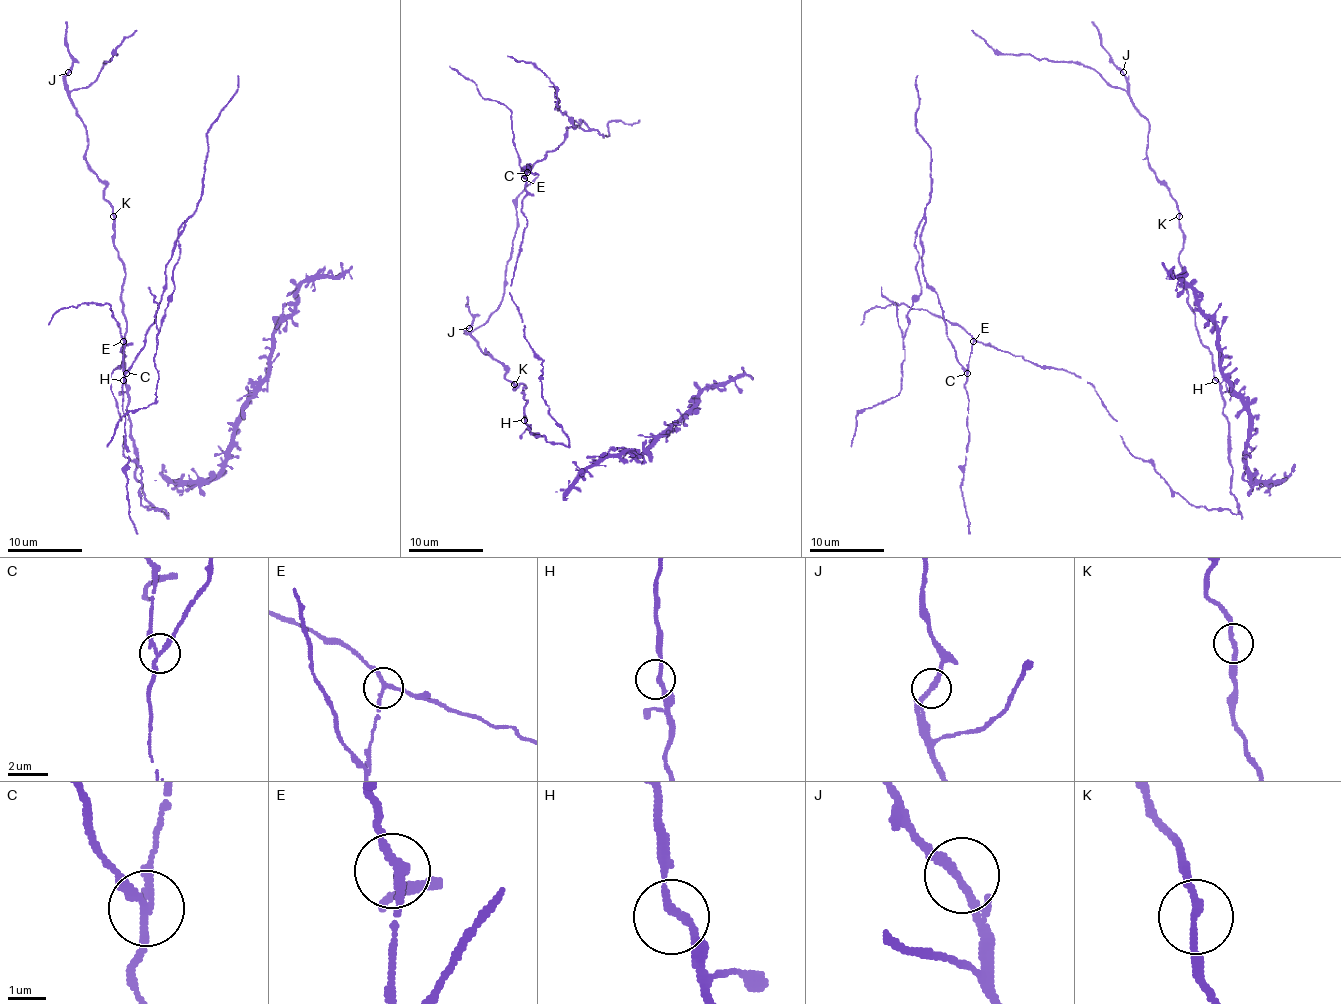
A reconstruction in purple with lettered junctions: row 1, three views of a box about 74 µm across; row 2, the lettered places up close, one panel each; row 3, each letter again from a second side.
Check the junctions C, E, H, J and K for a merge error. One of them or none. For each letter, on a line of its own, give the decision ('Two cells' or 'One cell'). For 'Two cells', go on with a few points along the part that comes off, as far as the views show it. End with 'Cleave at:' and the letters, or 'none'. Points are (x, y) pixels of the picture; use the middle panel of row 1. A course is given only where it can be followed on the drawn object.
C: Two cells. Course of the part to remove: (528, 173), (561, 143), (567, 128), (580, 120), (574, 126), (557, 109), (556, 87), (529, 62), (507, 55)
E: One cell
H: One cell
J: One cell
K: One cell
Cleave at: C

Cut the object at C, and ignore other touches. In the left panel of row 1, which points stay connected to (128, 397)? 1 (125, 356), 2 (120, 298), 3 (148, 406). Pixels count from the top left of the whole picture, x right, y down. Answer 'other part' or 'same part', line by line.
1: same part
2: same part
3: other part

